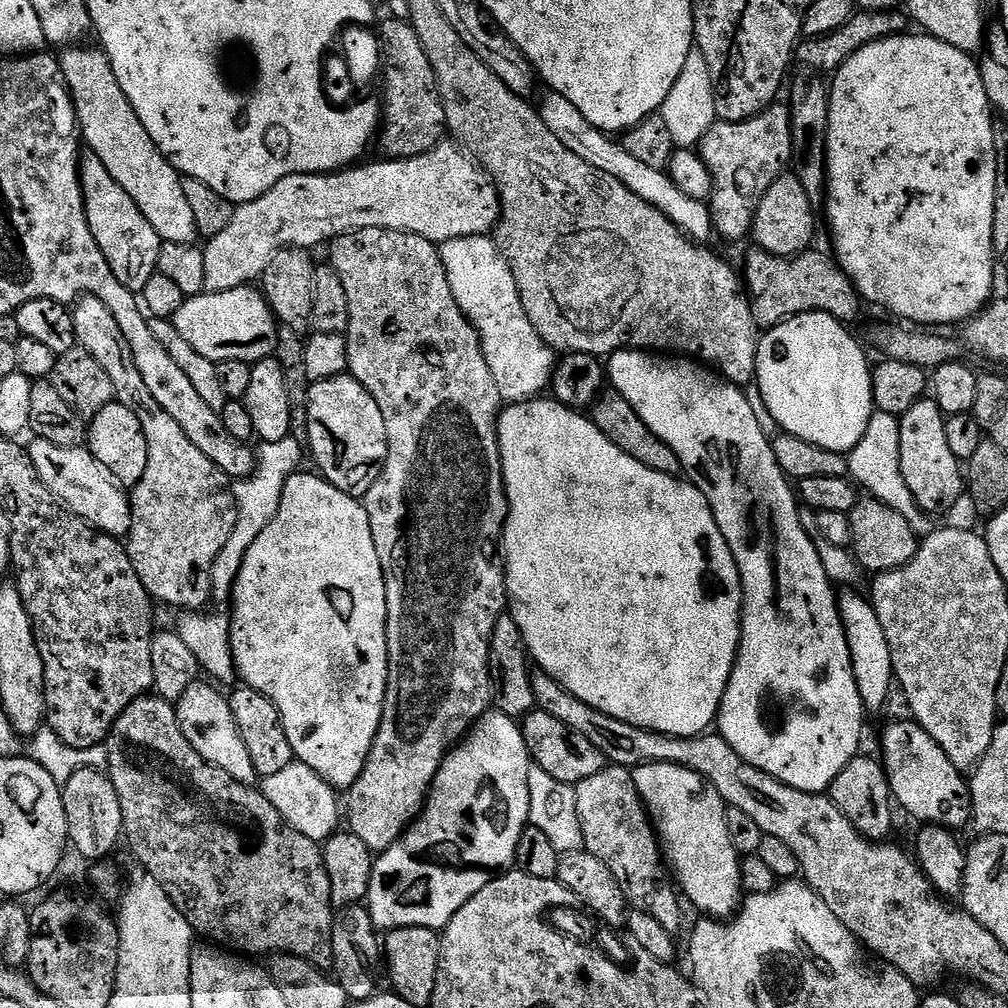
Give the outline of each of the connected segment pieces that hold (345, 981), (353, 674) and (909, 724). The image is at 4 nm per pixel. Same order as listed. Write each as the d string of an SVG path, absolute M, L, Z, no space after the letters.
M363 903L350 904L332 917L331 971L342 990L346 990L349 1001L359 1002L377 995L376 983L380 976L382 980L382 940Z
M297 470L286 482L278 514L270 526L258 534L258 539L238 570L236 585L232 591L230 615L232 617L232 653L236 663L236 675L247 687L258 690L278 706L286 738L290 738L292 755L299 763L310 766L331 788L347 790L354 786L358 774L368 761L378 726L382 722L382 706L386 698L388 681L388 655L386 654L386 582L382 574L382 562L378 562L378 550L374 550L374 534L370 534L370 518L363 503L357 497L338 490L319 474Z
M905 718L892 724L884 732L880 740L880 748L884 751L882 763L892 791L893 801L900 804L921 825L939 824L942 828L961 830L973 823L972 789L969 781L946 758L946 750L926 734L920 724Z

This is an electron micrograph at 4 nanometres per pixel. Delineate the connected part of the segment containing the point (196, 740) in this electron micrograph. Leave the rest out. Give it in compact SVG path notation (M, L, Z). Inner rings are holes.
M208 682L192 684L190 690L186 690L186 694L182 694L182 698L175 701L174 707L178 722L182 726L182 734L186 734L186 742L190 742L190 746L194 746L194 750L198 750L198 754L202 754L202 758L206 762L218 766L218 770L226 770L226 774L230 774L230 778L234 778L234 782L251 785L257 783L258 777L254 770L254 762L250 762L246 742L242 742L242 738L238 734L234 714L230 714L230 702L227 695L219 687L213 686Z

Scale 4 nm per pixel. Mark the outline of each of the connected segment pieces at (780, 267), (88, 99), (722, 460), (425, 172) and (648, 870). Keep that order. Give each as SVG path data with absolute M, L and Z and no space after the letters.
M759 246L753 249L748 256L748 265L742 268L742 280L750 297L757 329L770 329L803 312L825 312L841 322L859 318L860 293L829 253L827 256L824 252L809 250L799 256L775 256Z
M84 46L65 47L58 59L72 96L78 131L87 151L102 158L114 182L134 198L138 210L146 214L146 222L154 226L163 243L196 244L194 214L186 202L186 193L182 191L180 173L164 157L162 150L158 150L154 138L146 134L146 126L138 122L138 114L134 114L134 106L130 106L130 98L122 94L122 86L118 86L118 78L114 78L108 55L96 46L80 47Z
M622 348L613 352L606 360L606 376L611 387L634 406L634 414L654 430L654 434L663 444L670 446L674 454L678 454L683 475L706 498L714 518L718 522L718 530L722 530L722 538L726 538L726 546L730 546L730 554L734 554L734 562L738 566L738 574L744 591L744 610L740 617L740 648L736 651L736 661L730 674L730 682L724 691L718 713L718 734L741 756L746 763L770 774L775 780L780 780L786 786L794 786L794 790L803 792L827 793L831 789L834 778L842 774L842 766L850 762L861 751L860 739L864 736L864 703L858 694L858 682L854 682L854 670L850 662L850 646L846 646L846 630L842 626L838 592L832 579L822 566L822 558L818 558L816 540L806 534L805 521L800 520L801 505L797 493L782 466L778 466L778 458L774 458L774 450L769 433L764 433L752 404L743 387L724 379L715 371L706 370L703 363L679 354L657 354L651 350Z
M445 138L430 150L405 160L380 158L377 164L363 164L338 172L290 174L274 182L274 186L266 190L266 194L254 198L254 202L236 205L234 218L230 218L226 230L203 245L206 258L204 292L225 292L251 285L263 277L270 258L283 248L312 250L315 244L327 245L347 232L371 228L398 230L418 234L439 246L454 238L488 236L500 220L500 195L491 176L451 139Z
M606 766L598 770L598 774L582 778L575 789L584 851L594 854L594 858L614 874L614 882L618 882L624 899L635 911L650 914L650 918L657 920L663 929L679 933L684 924L684 912L680 909L682 900L666 867L656 839L656 829L652 826L648 809L640 800L631 771L619 766Z

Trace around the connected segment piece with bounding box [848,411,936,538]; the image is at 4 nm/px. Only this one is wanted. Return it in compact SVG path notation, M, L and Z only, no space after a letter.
M875 411L870 422L867 424L866 434L863 435L861 442L849 453L849 475L859 486L863 486L873 499L882 501L884 505L891 509L898 510L906 522L917 534L917 537L923 538L935 531L935 523L927 513L914 502L913 494L906 486L905 479L902 477L901 470L901 430L900 422L885 412Z

